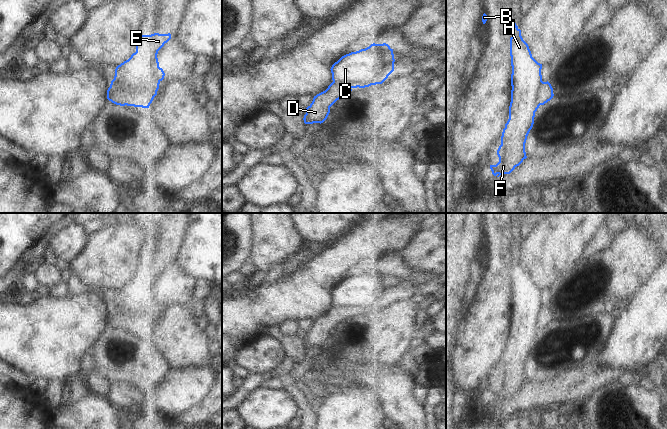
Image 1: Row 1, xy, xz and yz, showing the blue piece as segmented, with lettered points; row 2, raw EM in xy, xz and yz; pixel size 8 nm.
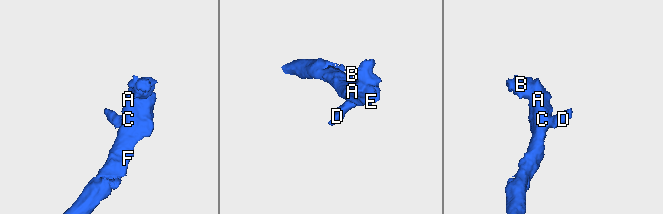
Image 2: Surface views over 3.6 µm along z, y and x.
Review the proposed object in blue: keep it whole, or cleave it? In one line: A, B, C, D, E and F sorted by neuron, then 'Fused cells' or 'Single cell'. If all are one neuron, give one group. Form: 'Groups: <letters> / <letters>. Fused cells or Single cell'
Groups: A B C E F / D. Fused cells.

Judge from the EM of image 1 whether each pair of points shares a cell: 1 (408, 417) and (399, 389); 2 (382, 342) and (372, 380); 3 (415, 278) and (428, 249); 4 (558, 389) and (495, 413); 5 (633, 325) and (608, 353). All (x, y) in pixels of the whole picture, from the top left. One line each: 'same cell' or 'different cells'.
1: same cell
2: different cells
3: same cell
4: same cell
5: same cell

